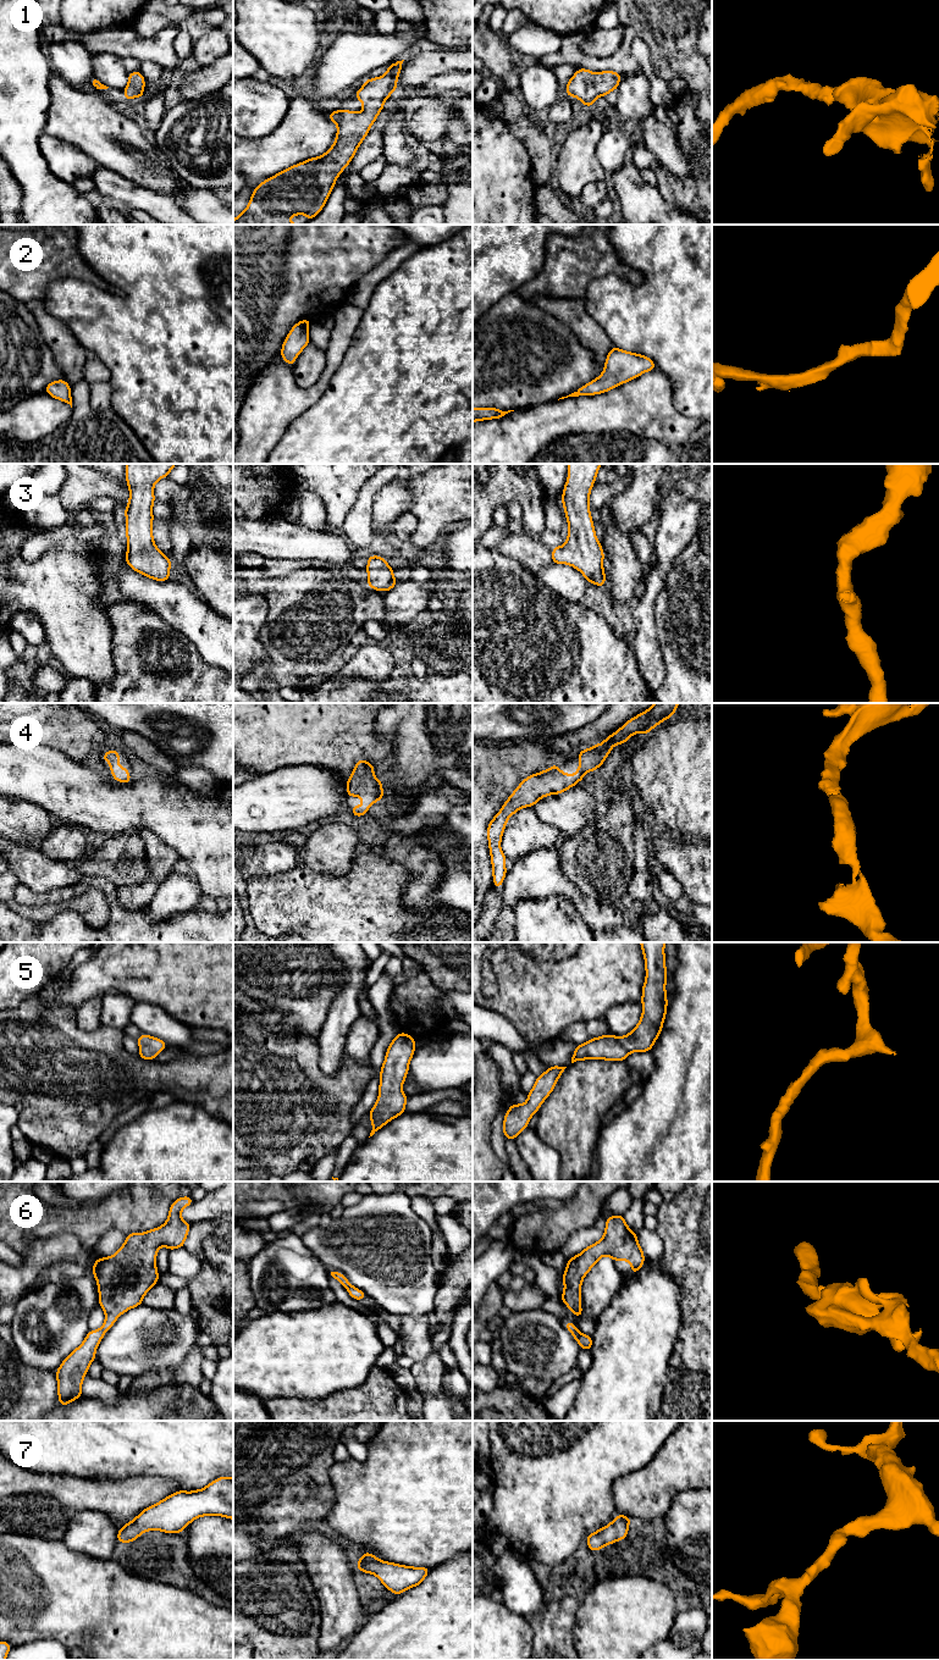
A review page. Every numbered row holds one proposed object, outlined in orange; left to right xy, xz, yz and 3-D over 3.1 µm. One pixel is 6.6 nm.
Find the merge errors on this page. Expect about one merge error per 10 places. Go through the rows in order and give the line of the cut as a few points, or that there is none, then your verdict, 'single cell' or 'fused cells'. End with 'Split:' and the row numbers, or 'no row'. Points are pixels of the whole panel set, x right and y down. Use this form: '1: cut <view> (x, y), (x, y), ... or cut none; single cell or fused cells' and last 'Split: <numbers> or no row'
1: cut none; single cell
2: cut none; single cell
3: cut none; single cell
4: cut none; single cell
5: cut none; single cell
6: cut none; single cell
7: cut none; single cell
Split: no row

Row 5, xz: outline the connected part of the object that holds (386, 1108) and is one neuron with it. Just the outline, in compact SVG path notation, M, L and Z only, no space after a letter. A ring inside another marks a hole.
M401 1031L390 1044L380 1070L379 1099L369 1112L372 1124L370 1136L405 1112L408 1096L402 1086L414 1052L415 1039L407 1033Z

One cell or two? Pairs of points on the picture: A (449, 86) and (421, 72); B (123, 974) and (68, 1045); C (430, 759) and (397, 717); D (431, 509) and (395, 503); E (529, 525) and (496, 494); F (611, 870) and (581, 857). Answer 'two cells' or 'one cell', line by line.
A: two cells
B: two cells
C: one cell
D: two cells
E: one cell
F: one cell

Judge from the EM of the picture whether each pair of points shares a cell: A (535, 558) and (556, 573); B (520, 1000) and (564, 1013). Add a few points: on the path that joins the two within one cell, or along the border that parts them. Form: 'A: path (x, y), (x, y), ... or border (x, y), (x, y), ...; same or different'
A: border (575, 568), (568, 564), (548, 564), (535, 573); different
B: path (531, 1003), (553, 1005); same

